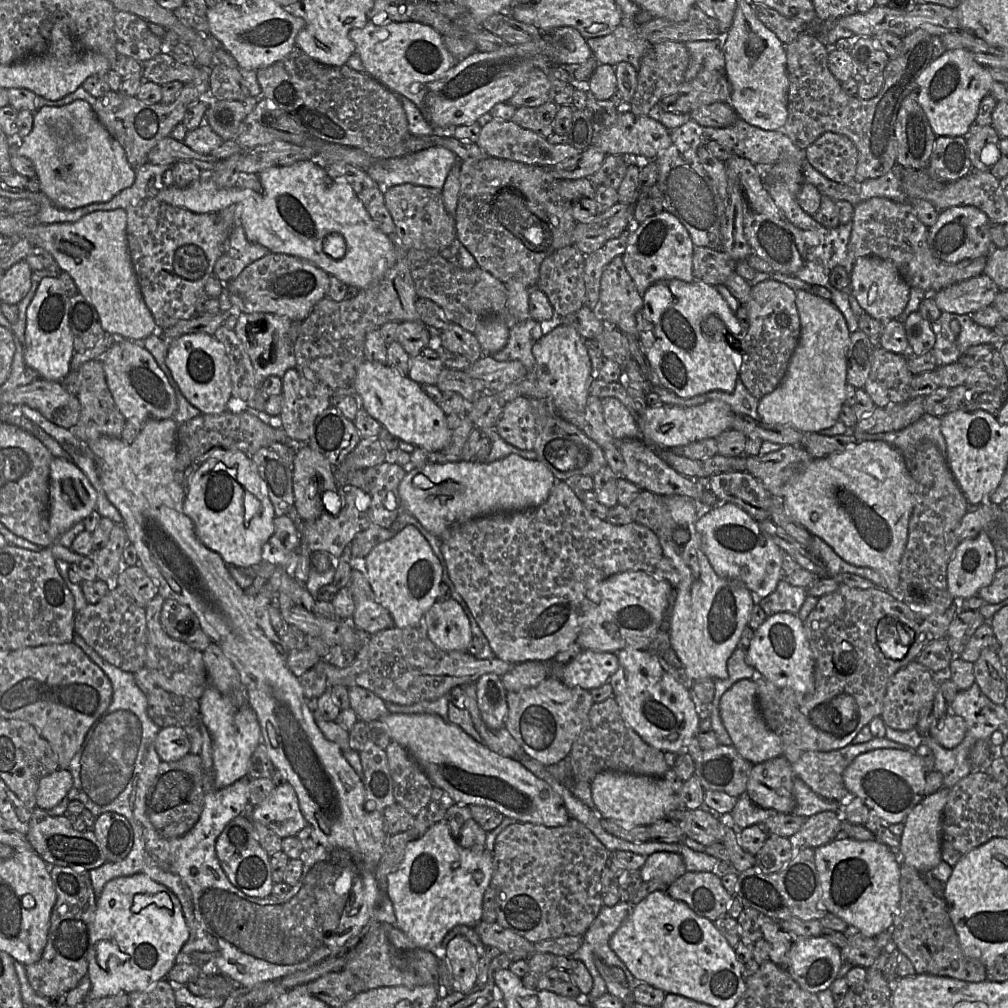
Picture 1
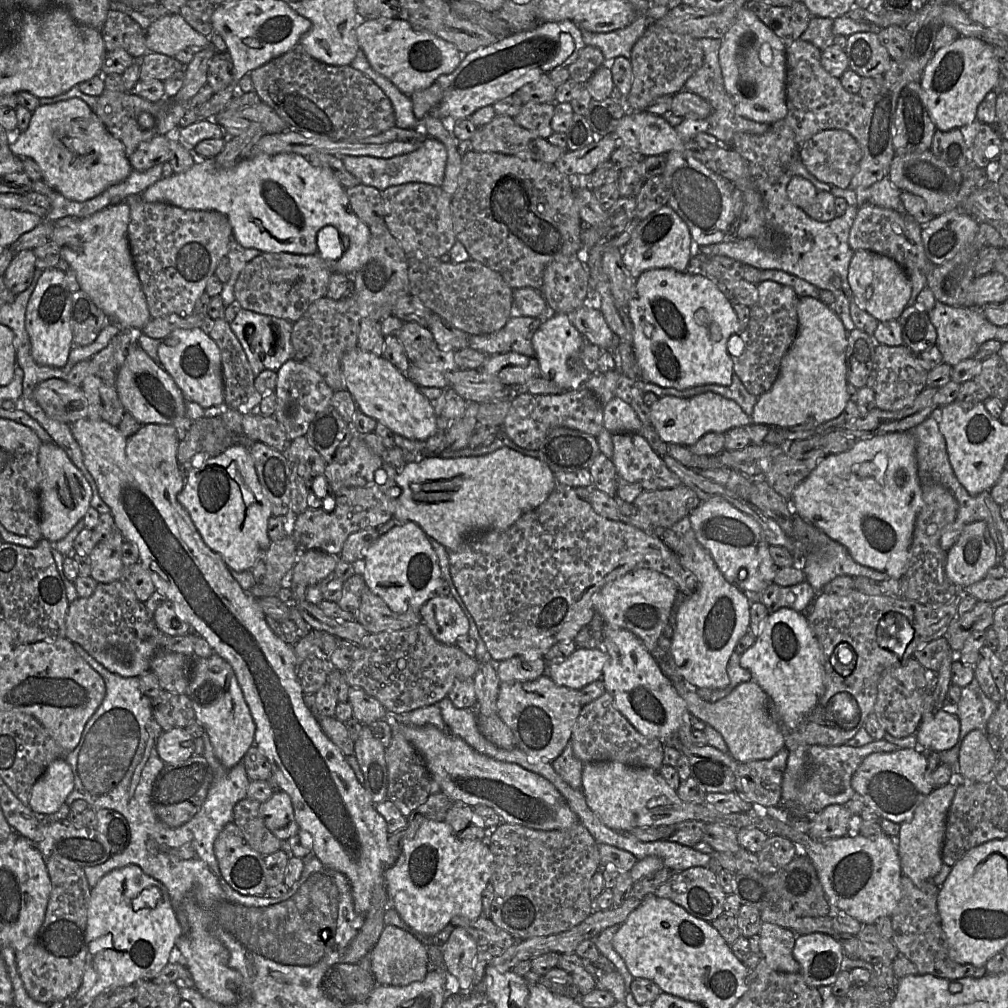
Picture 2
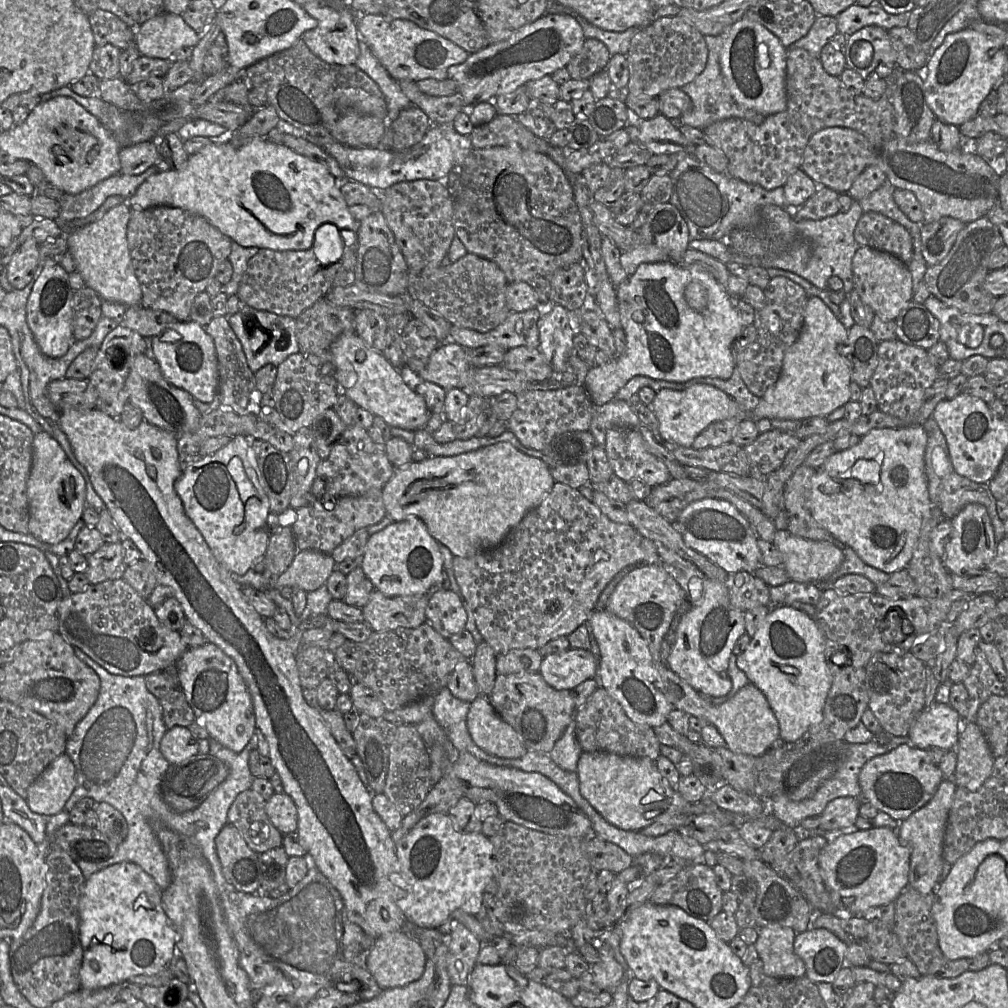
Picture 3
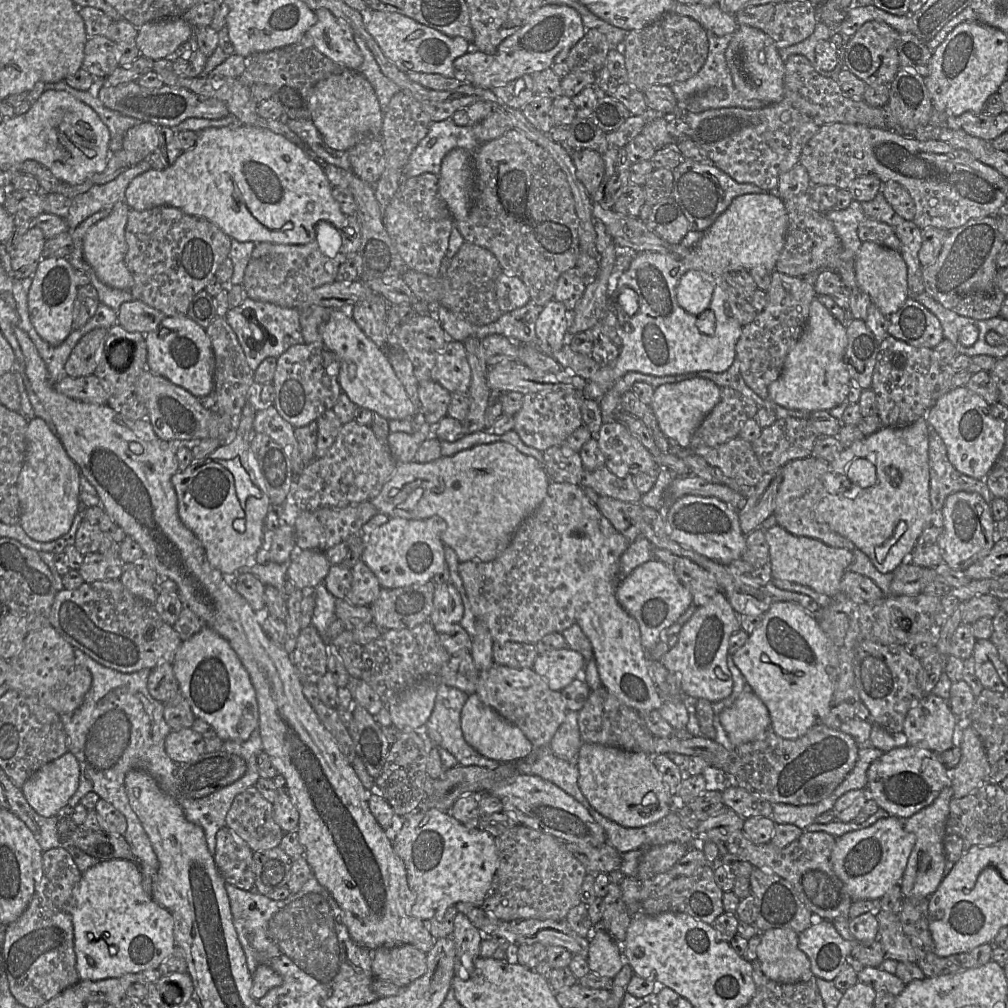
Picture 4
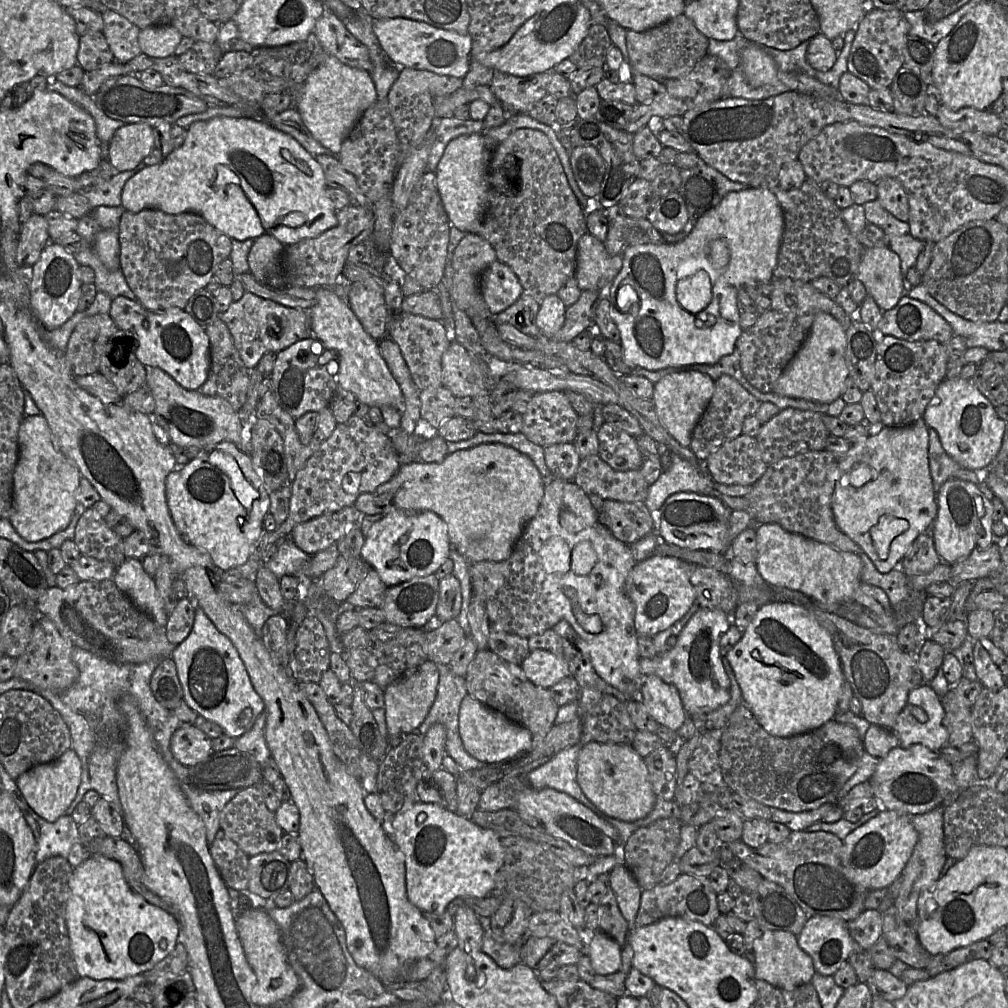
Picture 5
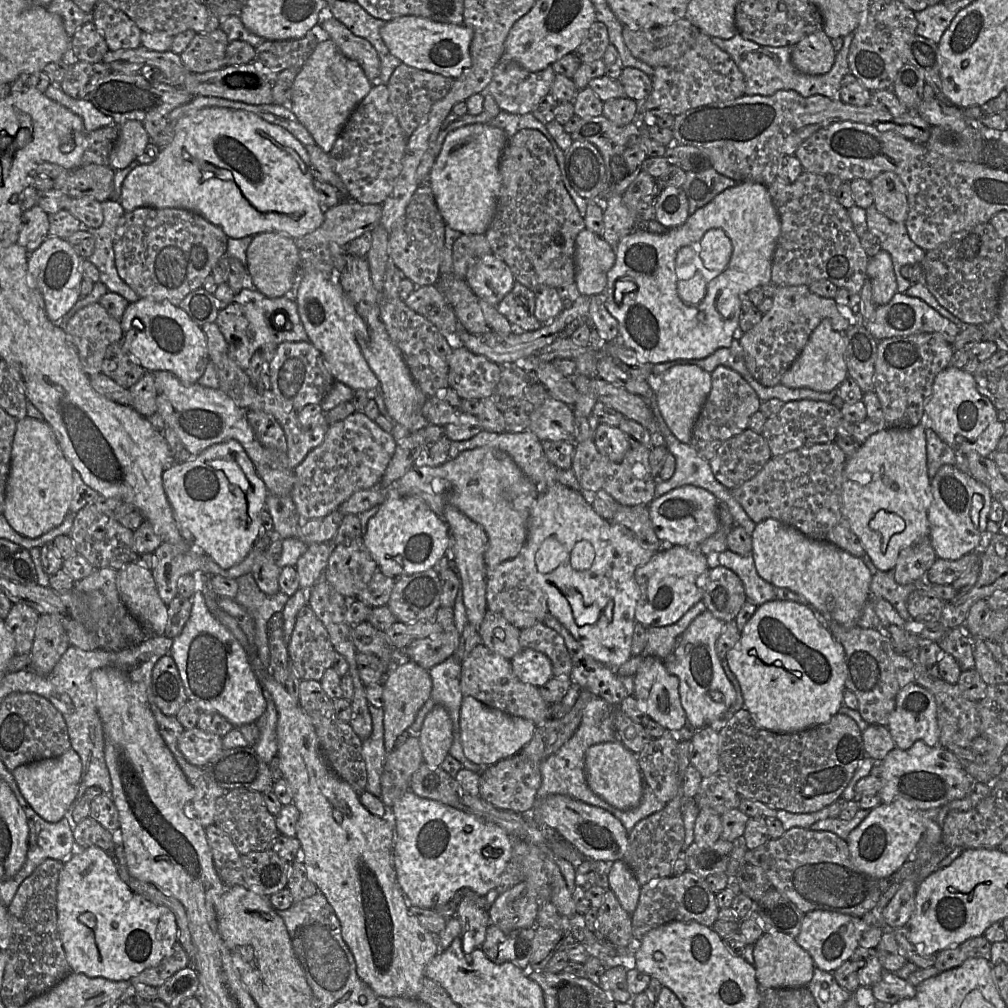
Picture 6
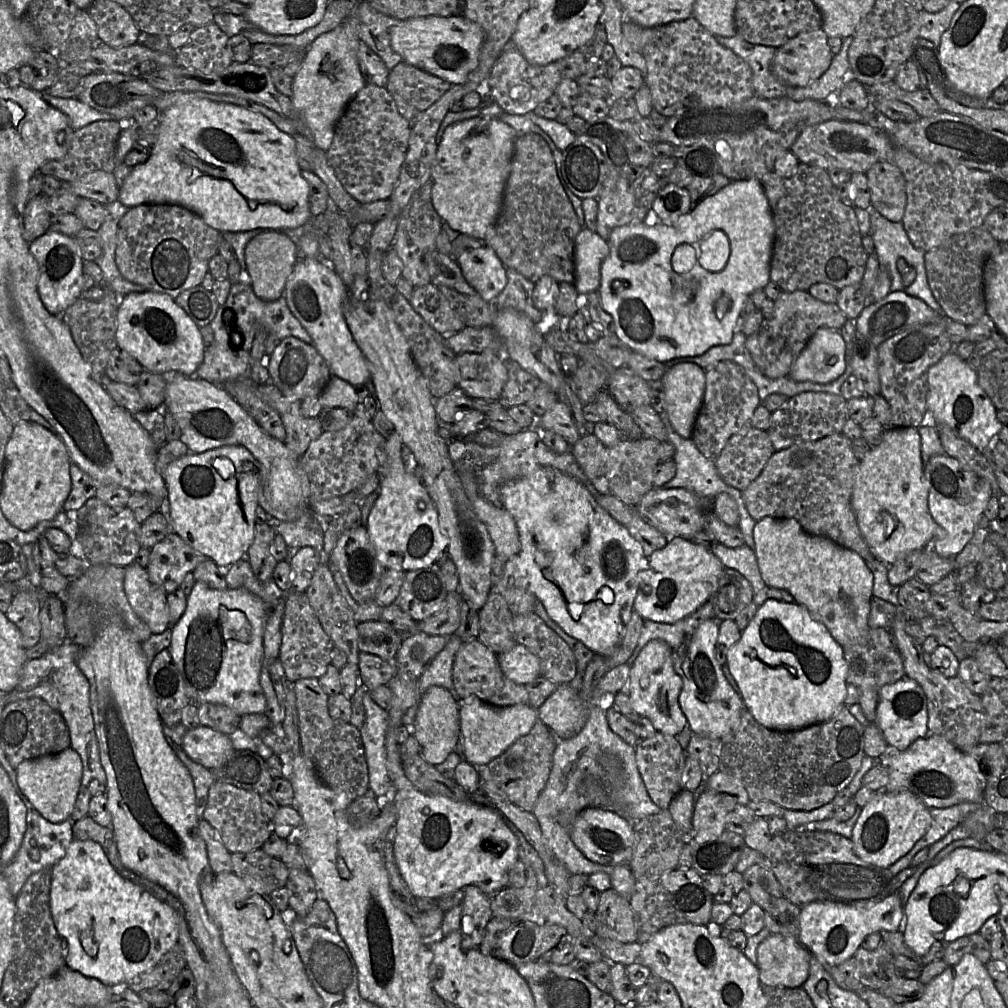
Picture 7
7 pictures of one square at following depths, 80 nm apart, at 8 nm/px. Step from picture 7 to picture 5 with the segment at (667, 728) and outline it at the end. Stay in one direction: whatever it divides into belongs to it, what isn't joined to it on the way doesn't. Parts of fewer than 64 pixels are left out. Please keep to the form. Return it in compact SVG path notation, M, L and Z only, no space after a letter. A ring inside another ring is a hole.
M643 675L640 702L658 724L674 731L681 727L686 718L687 713L676 687L656 675Z

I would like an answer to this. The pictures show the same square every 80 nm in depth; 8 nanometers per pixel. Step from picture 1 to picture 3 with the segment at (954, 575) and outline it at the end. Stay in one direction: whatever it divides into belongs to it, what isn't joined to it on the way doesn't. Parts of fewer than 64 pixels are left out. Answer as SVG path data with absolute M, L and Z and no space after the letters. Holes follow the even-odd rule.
M977 503L966 505L952 520L952 533L942 558L950 574L968 576L981 573L996 555L994 529L985 506Z

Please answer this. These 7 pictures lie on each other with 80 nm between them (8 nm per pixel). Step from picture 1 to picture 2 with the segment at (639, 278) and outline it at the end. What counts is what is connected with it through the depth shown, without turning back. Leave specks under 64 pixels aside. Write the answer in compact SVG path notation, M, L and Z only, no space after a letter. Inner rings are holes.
M664 205L644 218L634 229L622 249L622 262L635 280L650 269L671 268L686 272L695 245L685 222L671 207Z

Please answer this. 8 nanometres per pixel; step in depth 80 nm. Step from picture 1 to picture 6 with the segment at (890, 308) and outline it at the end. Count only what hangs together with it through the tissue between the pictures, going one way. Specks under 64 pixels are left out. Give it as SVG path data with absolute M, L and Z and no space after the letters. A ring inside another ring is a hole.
M881 249L874 257L870 257L866 274L871 281L875 304L878 306L887 304L897 293L897 282L890 254Z

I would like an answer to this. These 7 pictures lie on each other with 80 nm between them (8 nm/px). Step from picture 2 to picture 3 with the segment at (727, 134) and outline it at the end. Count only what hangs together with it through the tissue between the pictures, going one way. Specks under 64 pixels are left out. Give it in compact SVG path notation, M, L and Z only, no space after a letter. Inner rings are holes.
M705 35L704 39L708 49L707 62L698 76L681 87L681 90L691 98L692 108L680 117L680 124L704 129L714 122L729 118L739 118L757 125L761 124L765 120L765 116L738 104L724 82L720 68L720 52L724 45L724 35Z

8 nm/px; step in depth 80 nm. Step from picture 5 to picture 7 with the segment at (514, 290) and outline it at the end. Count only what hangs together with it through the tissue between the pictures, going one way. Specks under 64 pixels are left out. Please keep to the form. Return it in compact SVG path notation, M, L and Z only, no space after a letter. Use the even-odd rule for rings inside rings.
M485 243L465 250L457 259L457 264L467 283L489 303L494 303L507 284L507 267Z

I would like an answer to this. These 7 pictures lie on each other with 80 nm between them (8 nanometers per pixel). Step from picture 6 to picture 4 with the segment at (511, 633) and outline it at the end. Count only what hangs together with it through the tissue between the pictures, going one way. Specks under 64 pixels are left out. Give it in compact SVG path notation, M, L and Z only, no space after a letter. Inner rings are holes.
M493 642L493 661L510 668L532 668L538 655L535 645L521 642Z

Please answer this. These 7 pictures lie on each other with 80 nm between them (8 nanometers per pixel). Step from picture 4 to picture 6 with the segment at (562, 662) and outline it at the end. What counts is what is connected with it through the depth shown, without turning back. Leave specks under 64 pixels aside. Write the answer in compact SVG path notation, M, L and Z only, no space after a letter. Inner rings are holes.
M522 648L510 663L516 677L532 686L540 687L553 677L550 659L533 649Z

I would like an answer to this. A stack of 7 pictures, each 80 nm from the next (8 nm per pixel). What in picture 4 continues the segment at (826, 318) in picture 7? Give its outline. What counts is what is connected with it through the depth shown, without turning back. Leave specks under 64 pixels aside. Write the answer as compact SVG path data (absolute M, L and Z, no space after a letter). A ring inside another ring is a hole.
M772 272L766 307L747 326L736 342L736 357L746 385L759 397L768 399L768 387L781 374L785 359L800 338L809 316L811 302L817 297L814 287L801 277Z

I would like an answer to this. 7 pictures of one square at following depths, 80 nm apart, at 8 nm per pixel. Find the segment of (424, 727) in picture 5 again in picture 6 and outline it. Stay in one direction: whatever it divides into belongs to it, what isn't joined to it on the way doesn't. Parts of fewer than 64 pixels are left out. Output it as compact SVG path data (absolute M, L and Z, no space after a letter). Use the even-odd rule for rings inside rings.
M451 655L428 671L432 680L431 695L420 709L413 724L407 729L408 735L418 737L426 715L435 705L443 706L452 722L453 742L449 749L449 754L457 759L463 768L480 775L488 765L476 764L468 760L461 743L459 725L460 706L463 699L463 694L460 690L461 662Z

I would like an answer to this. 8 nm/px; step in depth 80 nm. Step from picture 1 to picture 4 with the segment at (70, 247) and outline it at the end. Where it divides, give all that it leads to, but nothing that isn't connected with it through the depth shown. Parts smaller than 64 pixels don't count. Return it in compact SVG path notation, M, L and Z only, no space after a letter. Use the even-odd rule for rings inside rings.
M124 201L117 203L106 218L87 230L83 240L84 259L93 269L97 278L111 288L128 291L134 284L133 277L125 263L127 253L125 228L130 210Z

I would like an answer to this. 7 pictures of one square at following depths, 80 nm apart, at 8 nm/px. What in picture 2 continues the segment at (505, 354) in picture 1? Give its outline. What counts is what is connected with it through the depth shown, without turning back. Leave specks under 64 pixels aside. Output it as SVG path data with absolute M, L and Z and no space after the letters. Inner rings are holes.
M514 313L500 330L487 335L469 335L468 347L487 355L517 352L535 356L532 345L534 333L542 322L537 317Z

